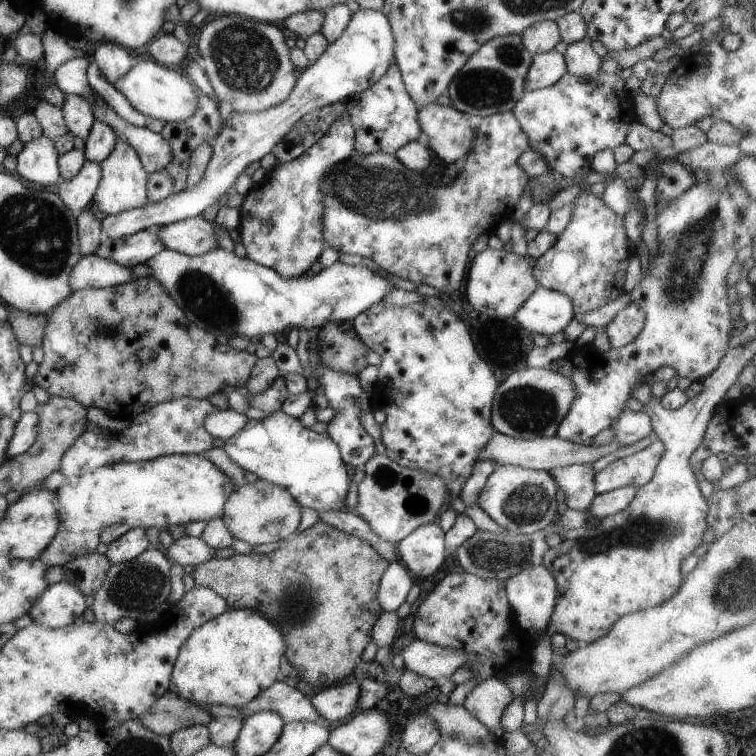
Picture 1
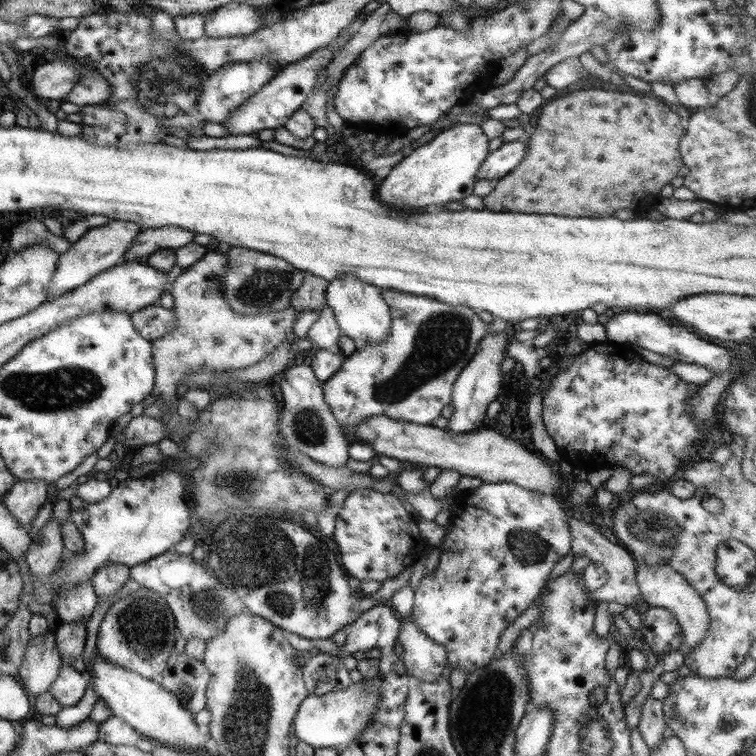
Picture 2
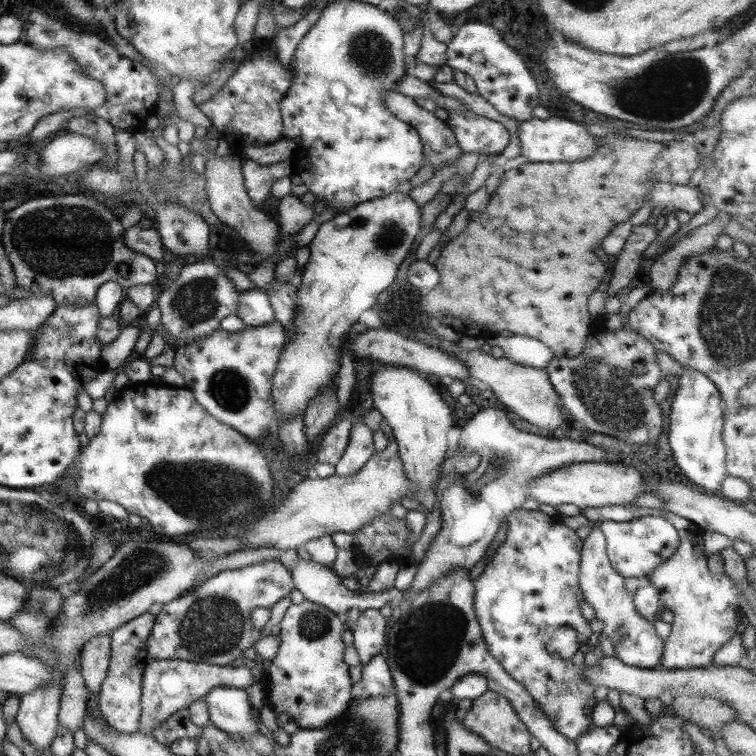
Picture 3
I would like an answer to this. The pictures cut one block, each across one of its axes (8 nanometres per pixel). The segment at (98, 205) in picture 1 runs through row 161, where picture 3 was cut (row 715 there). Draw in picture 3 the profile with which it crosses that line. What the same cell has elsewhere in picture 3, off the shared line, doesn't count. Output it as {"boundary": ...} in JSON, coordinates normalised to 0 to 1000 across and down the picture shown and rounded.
{"boundary":[[[194,808],[147,836],[146,878],[142,896],[130,917],[130,938],[147,963],[164,971],[176,971],[185,966],[188,897],[197,873],[193,847],[201,836],[205,820],[206,813]]]}

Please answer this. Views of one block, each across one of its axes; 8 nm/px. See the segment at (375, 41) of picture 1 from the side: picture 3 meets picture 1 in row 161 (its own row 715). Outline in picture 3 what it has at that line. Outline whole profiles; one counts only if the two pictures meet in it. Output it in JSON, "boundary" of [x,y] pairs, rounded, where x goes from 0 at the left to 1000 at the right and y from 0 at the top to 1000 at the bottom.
{"boundary":[[[286,907],[270,921],[270,927],[279,958],[306,975],[328,978],[336,968],[343,968],[325,913]]]}

